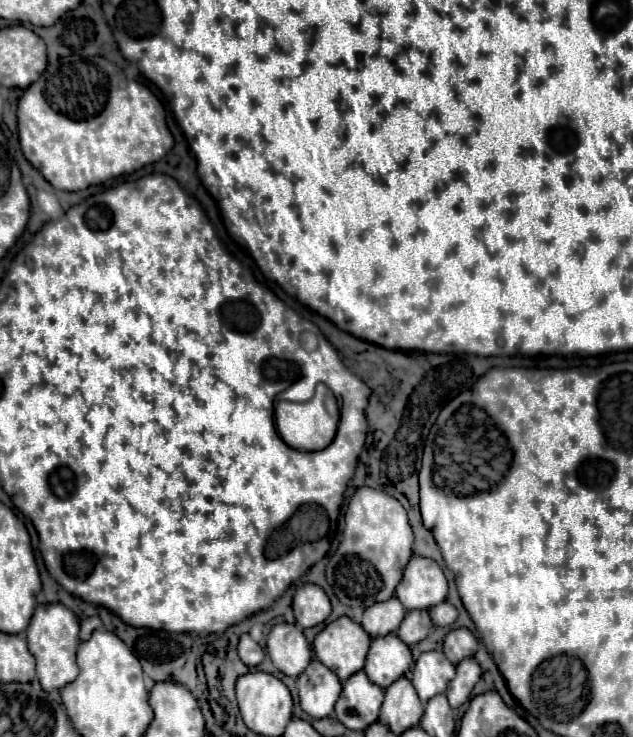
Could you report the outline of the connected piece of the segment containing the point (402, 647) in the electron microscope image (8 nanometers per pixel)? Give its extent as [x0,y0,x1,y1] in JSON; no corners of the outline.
[363,634,411,688]

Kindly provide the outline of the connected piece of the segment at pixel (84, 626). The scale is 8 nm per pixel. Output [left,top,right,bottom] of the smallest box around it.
[79,616,101,640]

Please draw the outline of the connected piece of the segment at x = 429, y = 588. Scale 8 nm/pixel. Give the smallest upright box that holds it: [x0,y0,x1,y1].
[395,556,447,610]

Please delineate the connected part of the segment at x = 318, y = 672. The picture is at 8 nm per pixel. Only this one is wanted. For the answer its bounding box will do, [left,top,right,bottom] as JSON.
[297,660,341,718]

